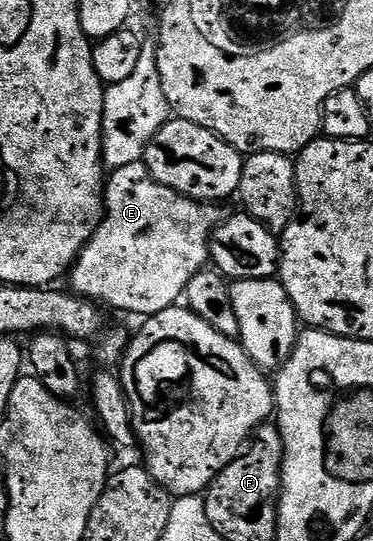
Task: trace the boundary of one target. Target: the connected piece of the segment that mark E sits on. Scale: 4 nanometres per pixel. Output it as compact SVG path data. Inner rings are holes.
M144 161L110 171L105 182L103 222L95 229L95 235L88 240L87 247L80 252L79 259L69 271L70 289L80 298L89 298L96 304L112 306L127 314L150 316L165 312L186 295L189 280L208 265L211 233L221 221L219 209L218 205L195 202L173 188L165 188L165 184L148 174Z

